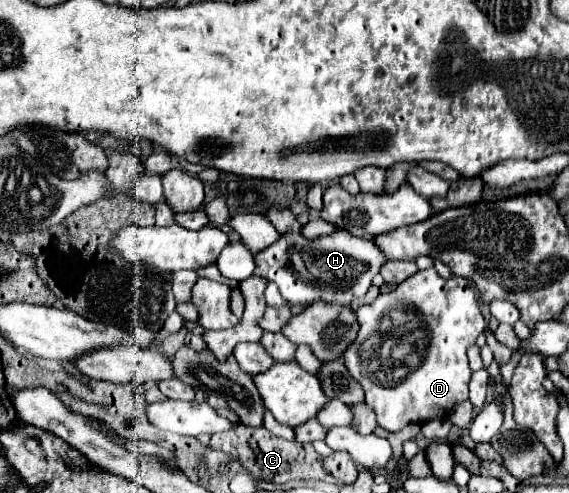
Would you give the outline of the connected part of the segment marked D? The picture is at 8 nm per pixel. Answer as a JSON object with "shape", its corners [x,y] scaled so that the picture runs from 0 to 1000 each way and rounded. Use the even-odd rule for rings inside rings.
{"shape":[[[764,542],[747,546],[747,550],[733,550],[729,558],[722,558],[719,566],[712,566],[705,578],[698,578],[698,586],[670,594],[656,615],[638,619],[624,631],[627,651],[631,651],[631,671],[627,671],[627,688],[613,702],[603,720],[603,732],[613,748],[613,757],[634,777],[638,793],[641,793],[641,817],[659,834],[663,842],[663,858],[670,866],[677,866],[680,874],[705,874],[712,862],[719,858],[747,858],[757,850],[779,850],[782,842],[789,842],[789,834],[817,813],[824,805],[824,769],[828,769],[828,748],[824,748],[824,732],[821,732],[821,704],[828,696],[835,696],[838,680],[849,675],[852,667],[852,647],[845,635],[845,619],[842,619],[842,602],[835,582],[810,562],[793,562],[793,566],[779,566]],[[715,611],[726,611],[729,623],[740,631],[740,639],[747,643],[747,655],[740,655],[736,643],[736,659],[733,667],[726,667],[726,692],[715,688],[712,700],[698,700],[698,692],[691,696],[670,696],[670,708],[663,712],[663,724],[656,724],[652,732],[638,732],[634,728],[634,708],[631,696],[634,688],[645,688],[649,680],[663,675],[666,663],[666,647],[673,643],[677,631],[691,627],[691,623],[715,623]]]}

